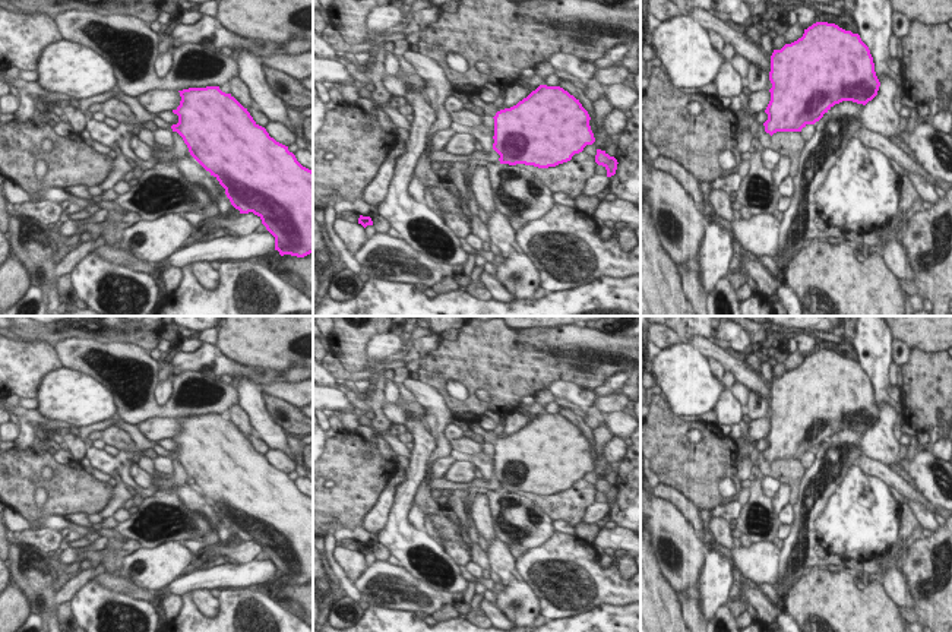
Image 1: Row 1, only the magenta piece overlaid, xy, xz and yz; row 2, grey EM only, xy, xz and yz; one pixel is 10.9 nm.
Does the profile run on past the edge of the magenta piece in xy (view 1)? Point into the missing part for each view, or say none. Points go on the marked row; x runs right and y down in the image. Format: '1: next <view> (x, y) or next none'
1: next none

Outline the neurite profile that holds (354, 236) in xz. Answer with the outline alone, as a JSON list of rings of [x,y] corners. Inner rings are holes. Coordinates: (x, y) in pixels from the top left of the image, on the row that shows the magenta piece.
[[[336,218],[333,221],[333,231],[344,241],[350,253],[357,253],[358,249],[369,240],[366,228],[361,224],[351,224],[345,219]]]

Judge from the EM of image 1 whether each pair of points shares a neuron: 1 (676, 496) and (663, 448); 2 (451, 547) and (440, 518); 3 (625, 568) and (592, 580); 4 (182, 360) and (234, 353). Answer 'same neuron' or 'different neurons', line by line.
1: different neurons
2: same neuron
3: different neurons
4: different neurons

